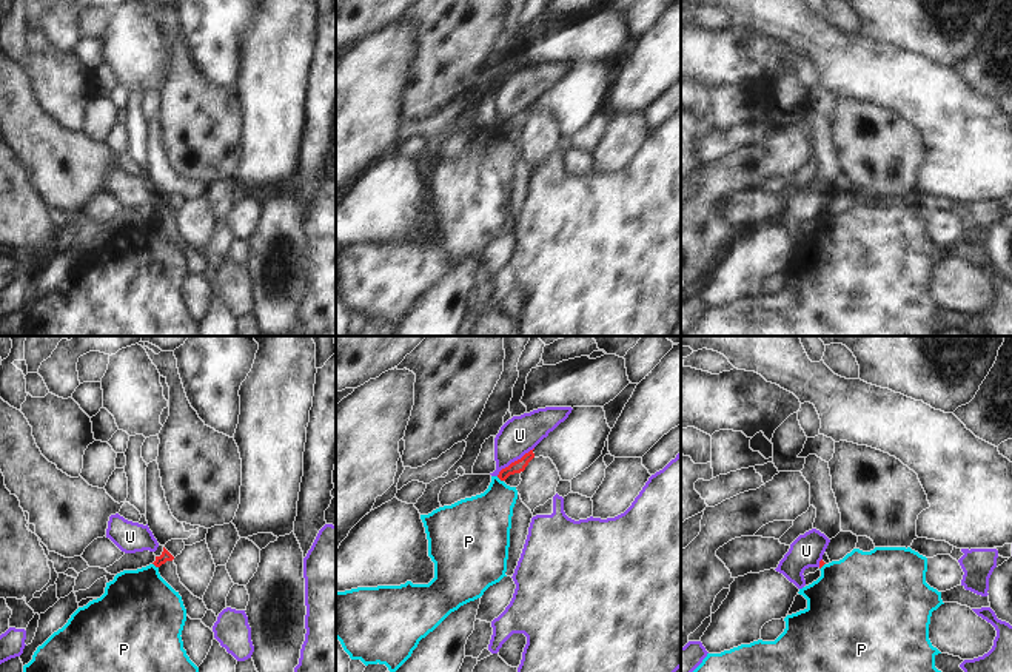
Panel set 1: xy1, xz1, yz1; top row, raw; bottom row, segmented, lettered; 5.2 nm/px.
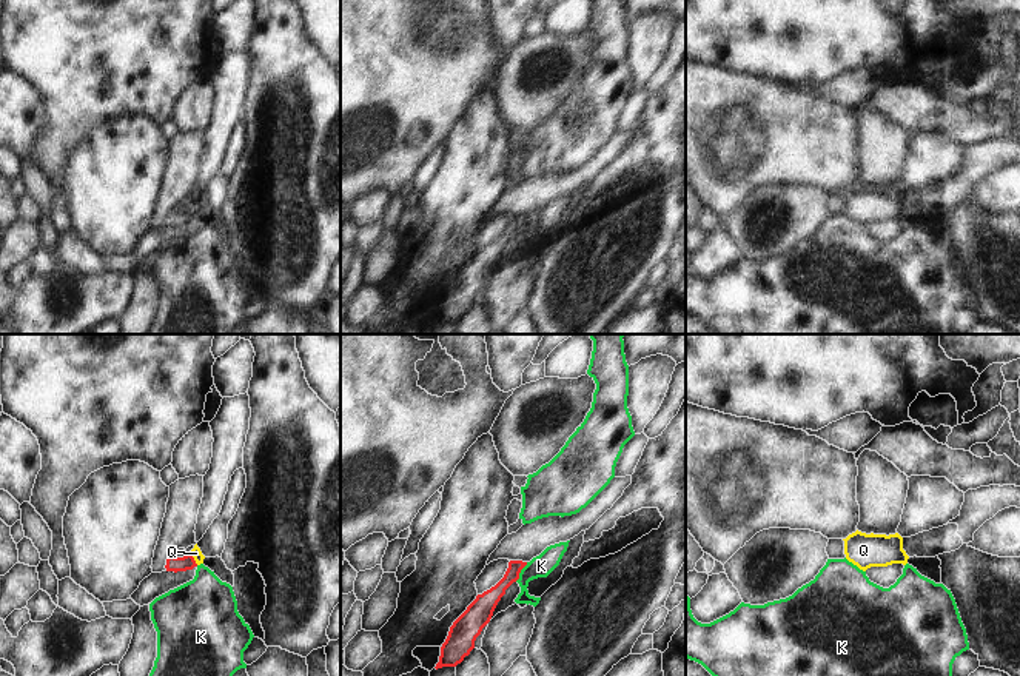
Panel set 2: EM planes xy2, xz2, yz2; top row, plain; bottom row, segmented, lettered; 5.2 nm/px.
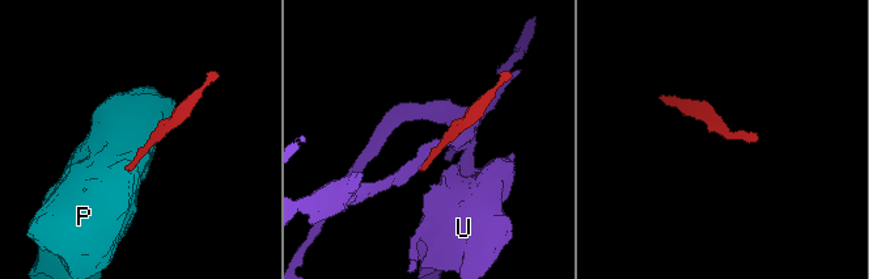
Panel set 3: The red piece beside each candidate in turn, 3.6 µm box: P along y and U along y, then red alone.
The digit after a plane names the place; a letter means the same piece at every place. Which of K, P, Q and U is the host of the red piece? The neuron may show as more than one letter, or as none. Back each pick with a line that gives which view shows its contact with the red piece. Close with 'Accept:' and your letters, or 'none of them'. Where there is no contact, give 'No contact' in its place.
Q: Touches red in xy2
Accept: Q.

